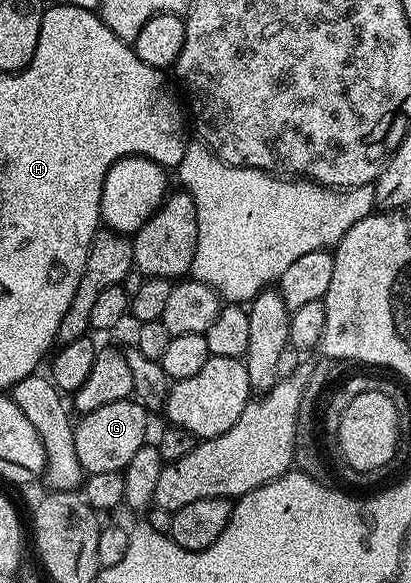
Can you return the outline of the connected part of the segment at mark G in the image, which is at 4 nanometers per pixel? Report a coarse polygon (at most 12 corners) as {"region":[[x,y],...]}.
{"region":[[132,398],[75,425],[88,474],[121,473],[146,445],[149,411]]}

